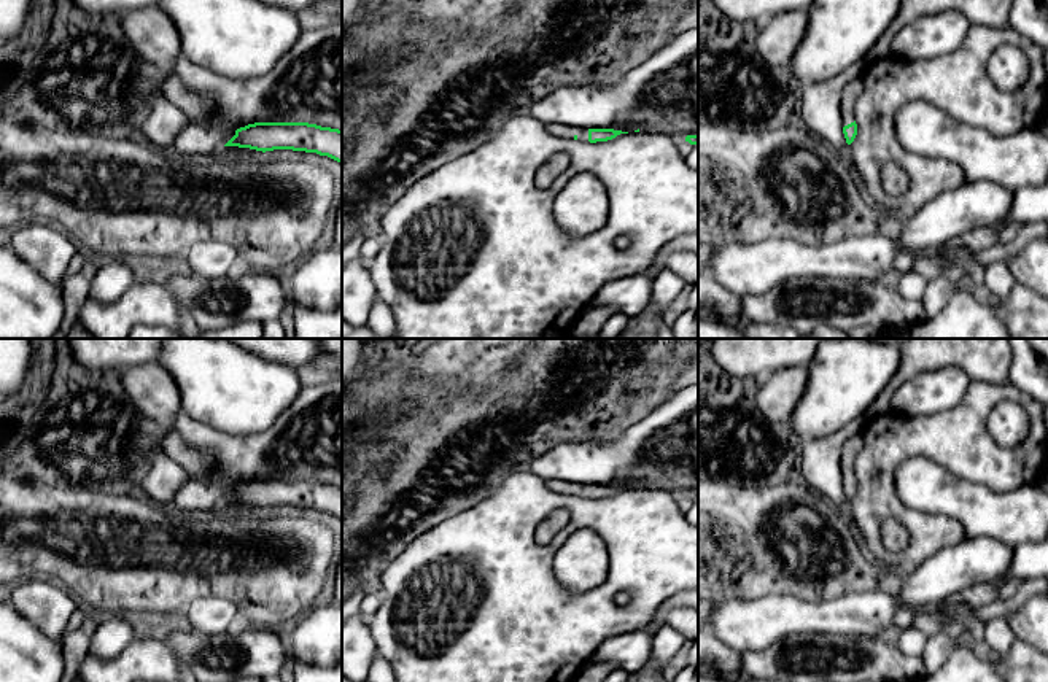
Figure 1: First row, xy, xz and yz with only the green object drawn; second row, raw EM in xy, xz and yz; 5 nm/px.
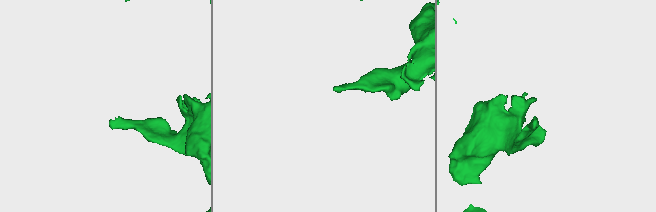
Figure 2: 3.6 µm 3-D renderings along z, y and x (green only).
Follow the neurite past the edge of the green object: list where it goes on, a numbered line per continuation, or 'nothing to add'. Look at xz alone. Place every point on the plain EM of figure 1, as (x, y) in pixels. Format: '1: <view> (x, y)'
1: xz (560, 487)

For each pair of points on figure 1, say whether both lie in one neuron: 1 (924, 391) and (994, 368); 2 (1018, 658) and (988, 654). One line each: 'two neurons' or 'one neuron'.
1: two neurons
2: one neuron

